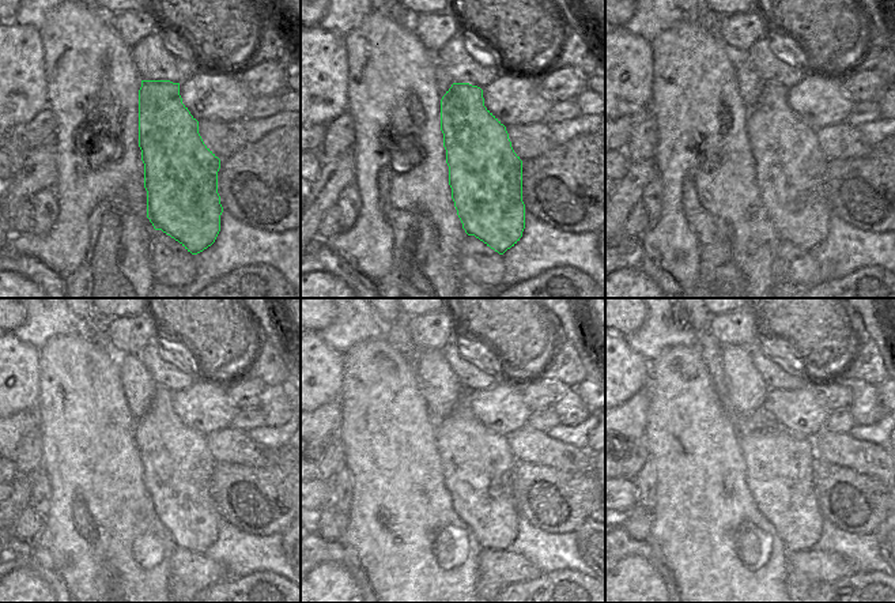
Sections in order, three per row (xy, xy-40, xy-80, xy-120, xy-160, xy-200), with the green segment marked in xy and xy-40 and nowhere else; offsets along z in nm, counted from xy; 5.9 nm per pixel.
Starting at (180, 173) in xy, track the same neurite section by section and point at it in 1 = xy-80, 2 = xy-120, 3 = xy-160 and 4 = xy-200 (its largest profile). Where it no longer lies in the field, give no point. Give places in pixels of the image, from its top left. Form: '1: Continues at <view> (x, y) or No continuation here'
1: Continues at xy-80 (790, 166)
2: Continues at xy-120 (177, 463)
3: Continues at xy-160 (478, 464)
4: Continues at xy-200 (778, 464).

